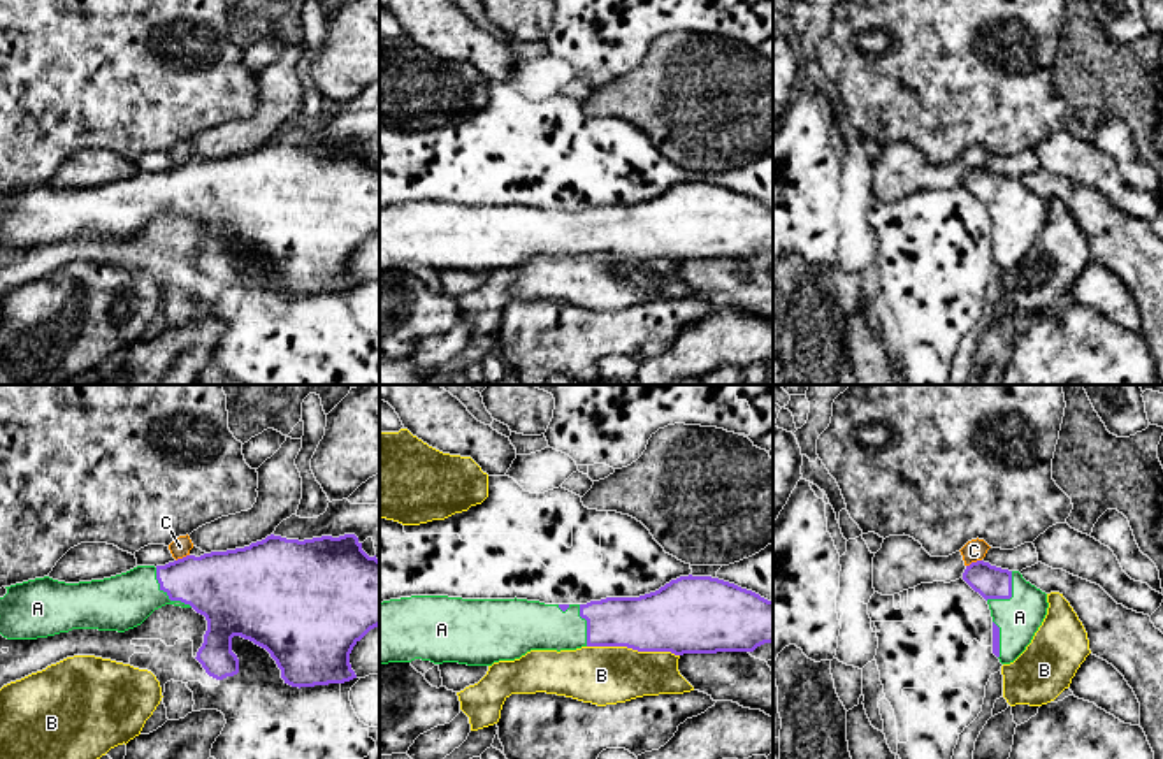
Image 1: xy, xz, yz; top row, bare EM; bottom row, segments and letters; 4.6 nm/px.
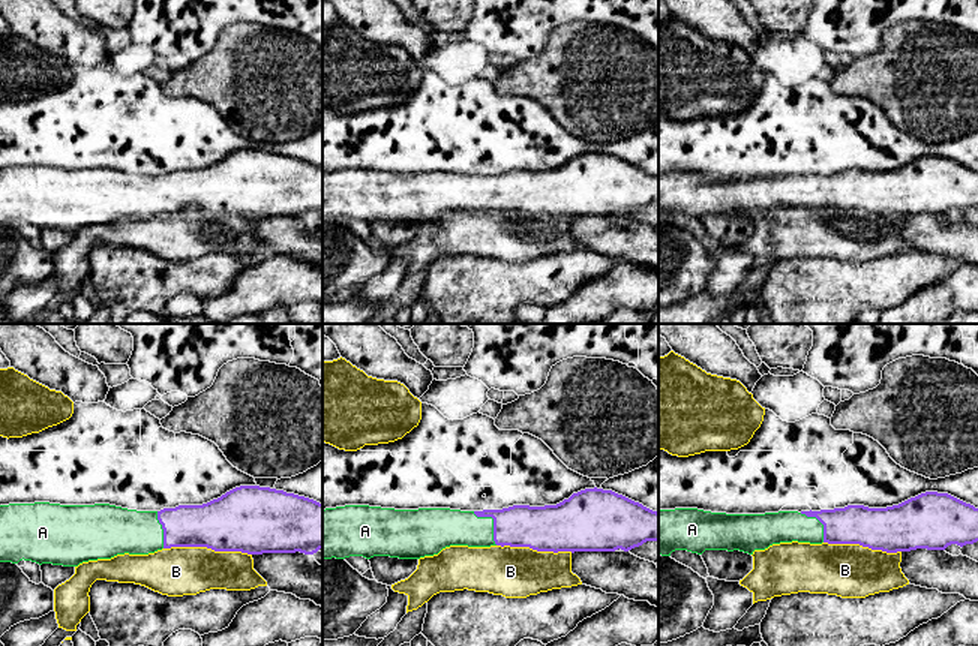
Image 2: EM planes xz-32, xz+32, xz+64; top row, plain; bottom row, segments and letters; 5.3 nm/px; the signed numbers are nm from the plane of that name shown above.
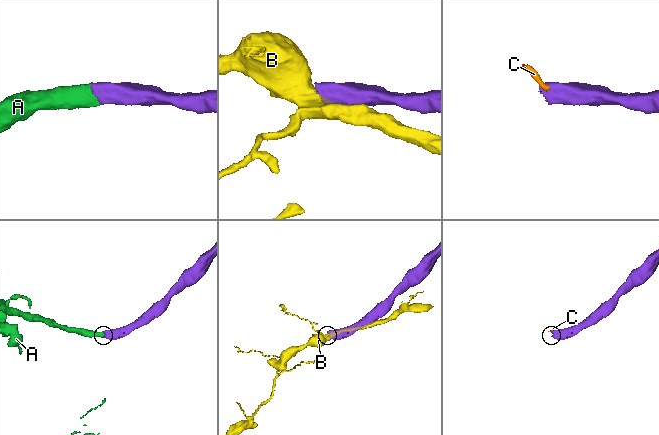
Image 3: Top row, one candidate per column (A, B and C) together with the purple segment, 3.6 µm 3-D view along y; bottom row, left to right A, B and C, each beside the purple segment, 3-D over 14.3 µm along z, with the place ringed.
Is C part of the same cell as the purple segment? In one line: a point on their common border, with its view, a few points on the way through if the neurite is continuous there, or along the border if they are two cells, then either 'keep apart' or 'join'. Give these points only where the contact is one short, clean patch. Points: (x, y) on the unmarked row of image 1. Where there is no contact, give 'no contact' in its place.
contact yz (974, 169); border yz (981, 166), (967, 173); keep apart

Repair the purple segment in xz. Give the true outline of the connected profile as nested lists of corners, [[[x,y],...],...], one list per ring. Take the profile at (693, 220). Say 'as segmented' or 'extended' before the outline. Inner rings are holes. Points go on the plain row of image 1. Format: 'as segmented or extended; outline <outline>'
extended; outline [[[680,183],[671,186],[655,199],[639,204],[606,204],[601,207],[590,207],[587,211],[545,211],[527,206],[462,206],[448,202],[411,202],[401,206],[390,206],[379,209],[379,271],[388,269],[411,269],[415,265],[430,267],[434,271],[459,269],[467,272],[492,272],[499,267],[515,267],[531,257],[576,257],[582,253],[627,253],[638,258],[671,258],[675,262],[683,260],[717,260],[717,258],[754,258],[764,249],[773,249],[773,207],[761,204],[759,200],[741,195],[734,190],[712,184],[712,183]]]

